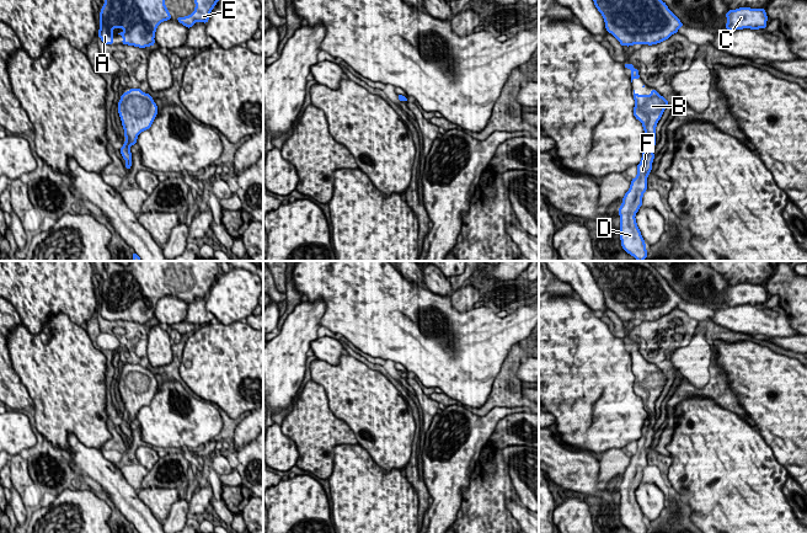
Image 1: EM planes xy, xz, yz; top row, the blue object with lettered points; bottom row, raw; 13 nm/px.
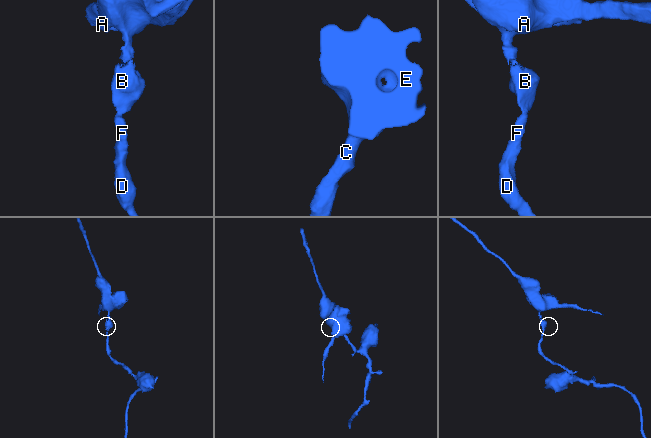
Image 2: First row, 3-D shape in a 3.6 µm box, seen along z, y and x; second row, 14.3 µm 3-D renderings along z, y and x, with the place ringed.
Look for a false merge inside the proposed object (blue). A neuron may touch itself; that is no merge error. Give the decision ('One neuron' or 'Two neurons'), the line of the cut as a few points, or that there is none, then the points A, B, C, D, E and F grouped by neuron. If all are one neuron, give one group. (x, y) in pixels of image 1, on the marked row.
One neuron. No split. Groups: A B C D E F

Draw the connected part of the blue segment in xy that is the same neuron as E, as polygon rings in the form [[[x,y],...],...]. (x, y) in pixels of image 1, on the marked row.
[[[194,0],[194,11],[189,16],[177,17],[177,21],[187,28],[192,27],[197,21],[207,23],[218,1],[219,0]]]

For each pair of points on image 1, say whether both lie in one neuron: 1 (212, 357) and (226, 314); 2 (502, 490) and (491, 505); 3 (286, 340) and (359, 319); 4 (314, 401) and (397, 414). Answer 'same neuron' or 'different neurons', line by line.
1: different neurons
2: same neuron
3: different neurons
4: different neurons

